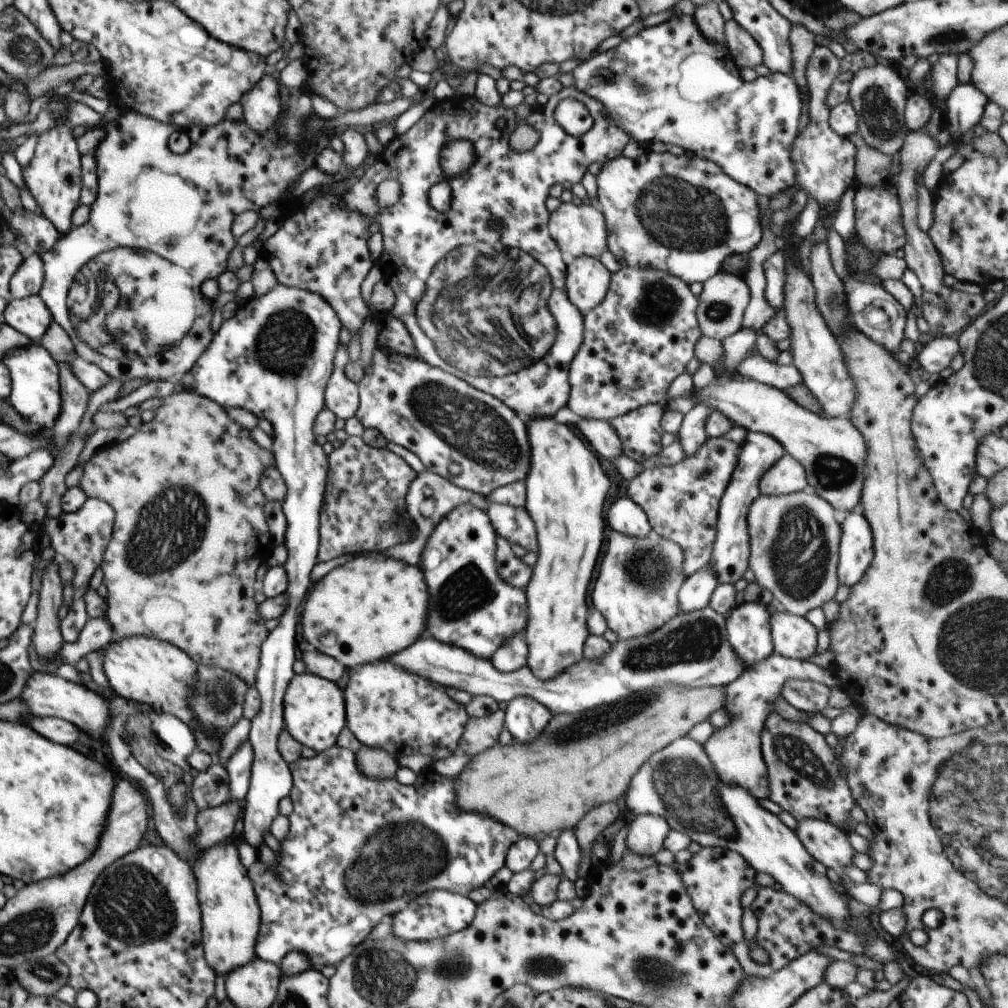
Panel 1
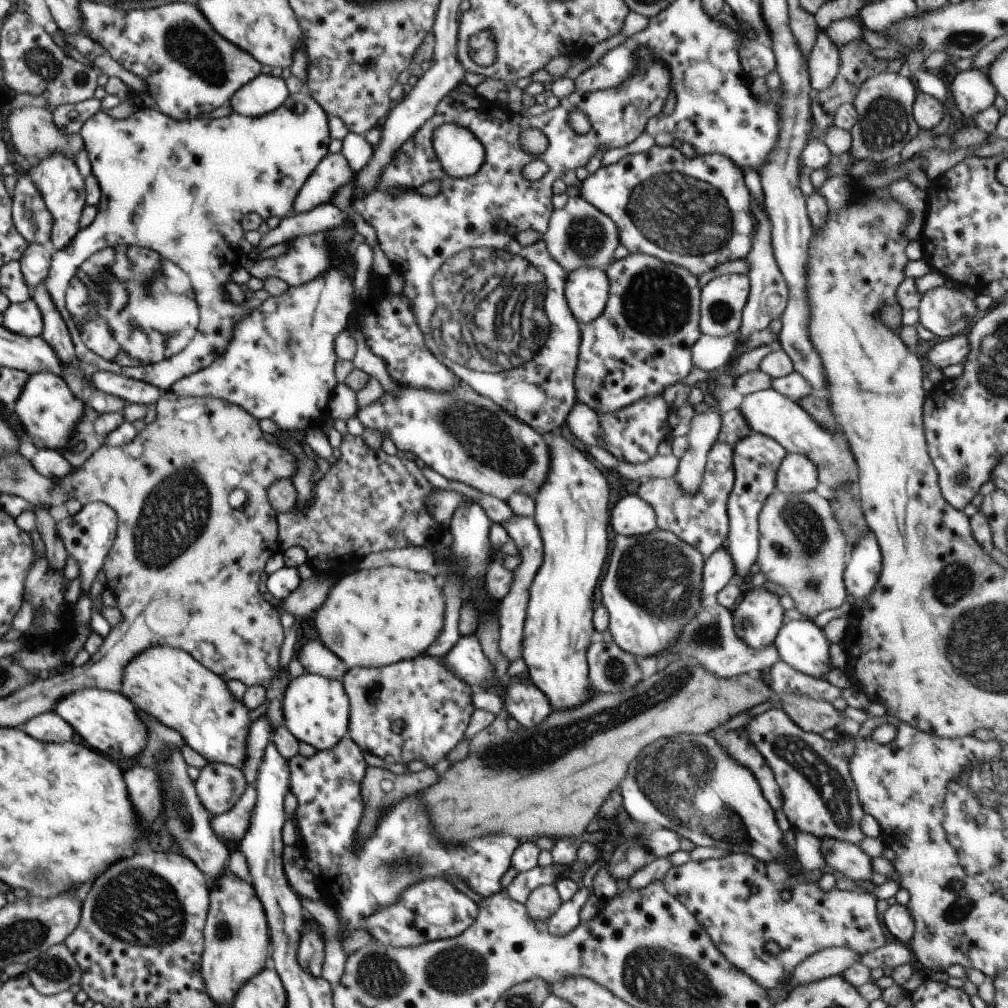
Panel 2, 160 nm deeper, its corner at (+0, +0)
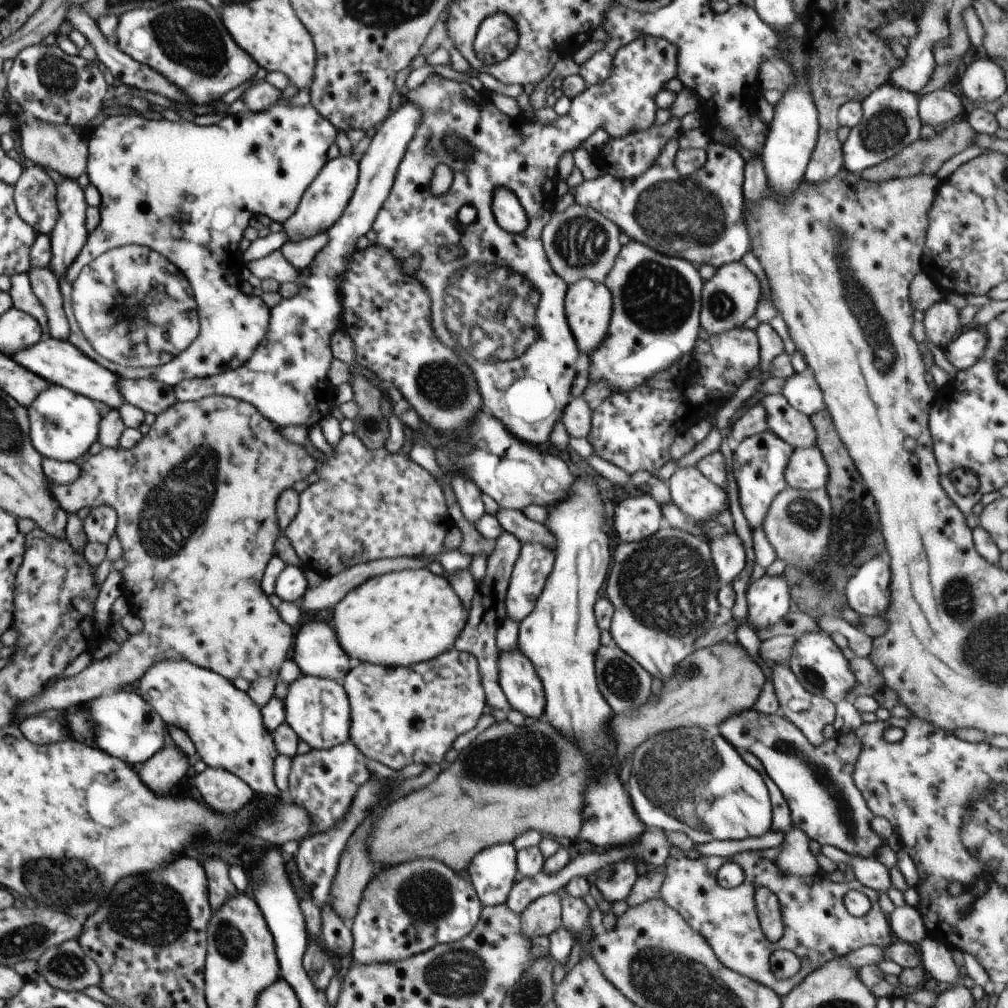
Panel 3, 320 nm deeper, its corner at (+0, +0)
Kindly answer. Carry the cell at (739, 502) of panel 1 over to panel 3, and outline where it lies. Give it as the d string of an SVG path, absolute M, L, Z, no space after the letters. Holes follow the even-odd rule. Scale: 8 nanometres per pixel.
M770 430L733 445L733 468L739 490L739 503L752 532L763 524L772 501L788 486L785 470L792 453L793 448Z

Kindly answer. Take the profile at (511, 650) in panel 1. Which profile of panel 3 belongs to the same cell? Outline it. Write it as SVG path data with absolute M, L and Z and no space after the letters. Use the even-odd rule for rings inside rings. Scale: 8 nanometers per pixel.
M522 544L506 588L508 617L522 622L534 610L552 572L554 558L554 552L541 544Z

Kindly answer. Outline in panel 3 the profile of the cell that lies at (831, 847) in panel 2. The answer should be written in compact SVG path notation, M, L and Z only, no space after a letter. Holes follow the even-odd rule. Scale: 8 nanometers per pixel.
M852 857L852 868L855 878L876 892L886 893L890 887L893 887L889 868L885 867L877 858Z

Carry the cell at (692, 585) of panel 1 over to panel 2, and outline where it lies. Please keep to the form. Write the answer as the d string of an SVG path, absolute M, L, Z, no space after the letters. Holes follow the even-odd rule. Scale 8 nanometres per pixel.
M726 547L715 550L703 566L702 601L709 603L736 576L735 564Z

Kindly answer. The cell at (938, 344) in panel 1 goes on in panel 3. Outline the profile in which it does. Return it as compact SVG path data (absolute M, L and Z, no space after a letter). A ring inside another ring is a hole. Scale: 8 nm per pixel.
M971 328L961 331L957 337L945 346L948 360L958 371L966 370L983 356L988 342L987 332Z

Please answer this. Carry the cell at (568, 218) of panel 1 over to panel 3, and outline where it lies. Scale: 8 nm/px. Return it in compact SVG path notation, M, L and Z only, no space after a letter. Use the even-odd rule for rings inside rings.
M574 203L563 213L552 213L551 219L543 228L541 237L553 271L568 286L577 283L580 279L603 284L621 249L618 239L620 232L618 225L602 213Z

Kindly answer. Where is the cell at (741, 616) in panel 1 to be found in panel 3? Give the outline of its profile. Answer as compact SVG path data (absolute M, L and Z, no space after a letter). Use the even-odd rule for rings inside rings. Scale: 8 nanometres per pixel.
M758 572L747 588L747 620L756 627L766 627L788 614L791 601L789 582L783 575L769 576Z

